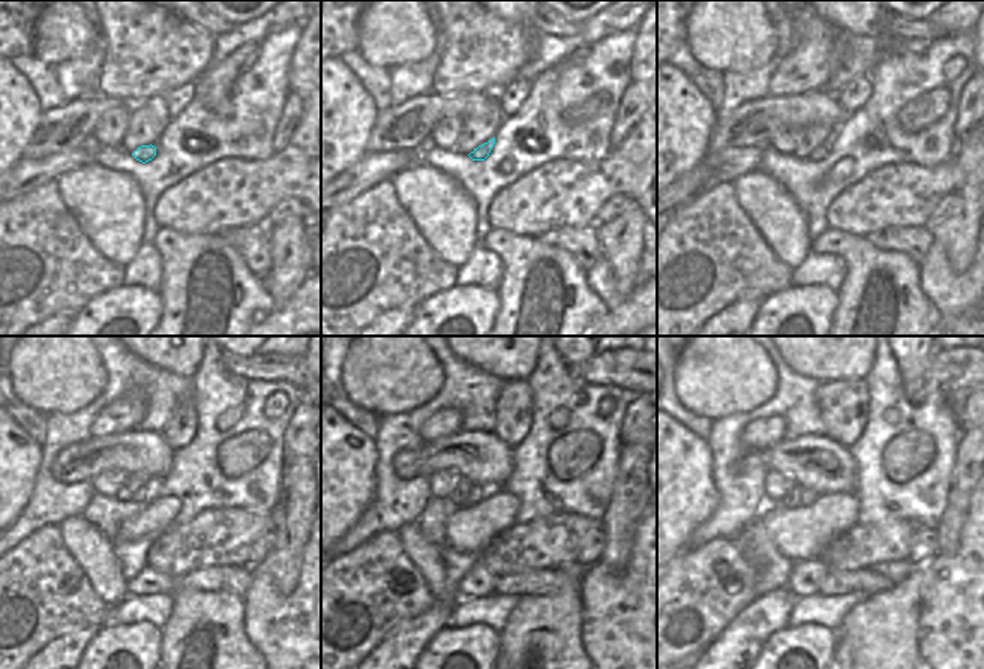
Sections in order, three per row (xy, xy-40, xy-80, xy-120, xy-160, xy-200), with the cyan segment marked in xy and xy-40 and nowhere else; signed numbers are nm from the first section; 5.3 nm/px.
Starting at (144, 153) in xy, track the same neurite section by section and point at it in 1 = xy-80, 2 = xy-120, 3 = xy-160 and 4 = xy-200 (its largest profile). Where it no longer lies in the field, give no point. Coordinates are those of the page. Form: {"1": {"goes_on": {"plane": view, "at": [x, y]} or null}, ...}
{"1": {"goes_on": {"plane": "xy-80", "at": [819, 152]}}, "2": {"goes_on": {"plane": "xy-120", "at": [140, 494]}}, "3": {"goes_on": {"plane": "xy-160", "at": [476, 494]}}, "4": {"goes_on": {"plane": "xy-200", "at": [807, 497]}}}

